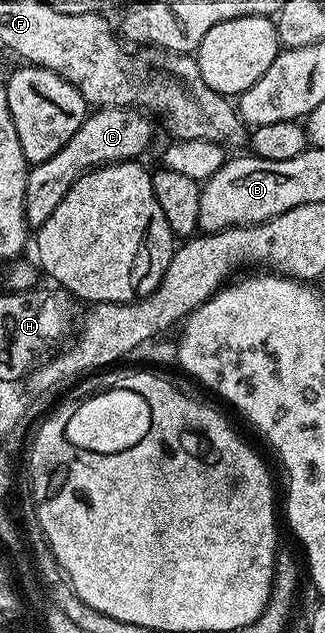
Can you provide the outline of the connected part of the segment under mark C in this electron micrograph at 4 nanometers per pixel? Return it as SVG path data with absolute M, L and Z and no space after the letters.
M104 106L88 113L86 120L69 136L65 148L49 160L36 162L28 172L25 182L24 214L28 227L37 228L53 216L57 204L65 200L65 192L73 188L73 184L97 166L108 166L110 162L129 162L138 159L139 154L147 150L155 130L151 127L152 119L144 111L138 108L126 106Z

